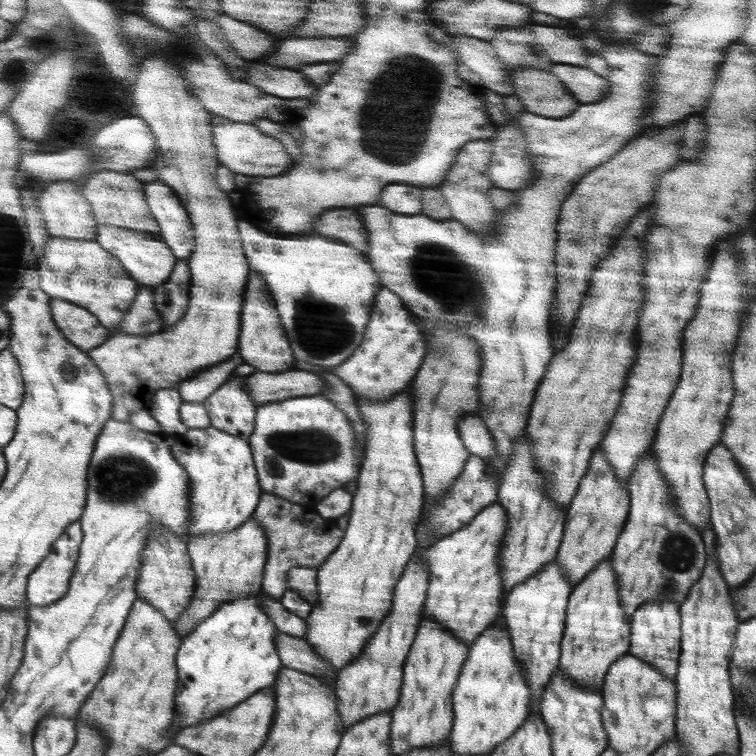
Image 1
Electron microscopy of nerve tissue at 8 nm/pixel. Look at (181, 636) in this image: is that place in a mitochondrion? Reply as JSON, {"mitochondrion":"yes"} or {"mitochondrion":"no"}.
{"mitochondrion":"no"}

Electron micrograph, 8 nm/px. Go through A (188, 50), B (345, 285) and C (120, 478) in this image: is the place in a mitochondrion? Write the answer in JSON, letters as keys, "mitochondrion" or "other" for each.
{"A":"mitochondrion","B":"other","C":"mitochondrion"}

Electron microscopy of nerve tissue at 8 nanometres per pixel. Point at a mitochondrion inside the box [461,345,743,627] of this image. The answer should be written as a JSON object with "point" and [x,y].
{"point":[677,552]}

